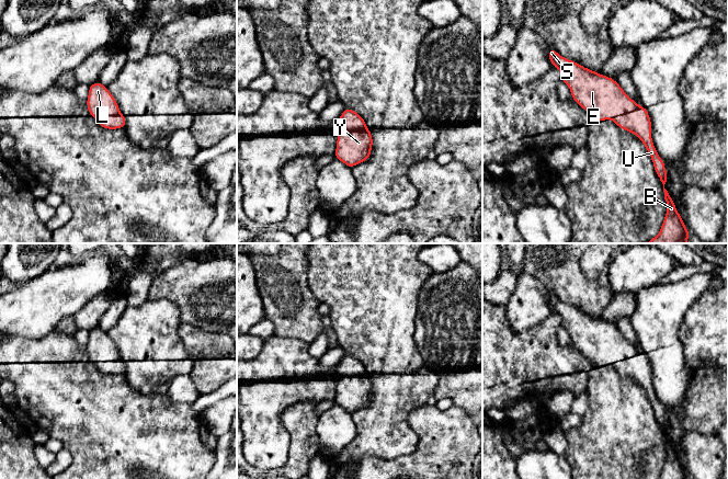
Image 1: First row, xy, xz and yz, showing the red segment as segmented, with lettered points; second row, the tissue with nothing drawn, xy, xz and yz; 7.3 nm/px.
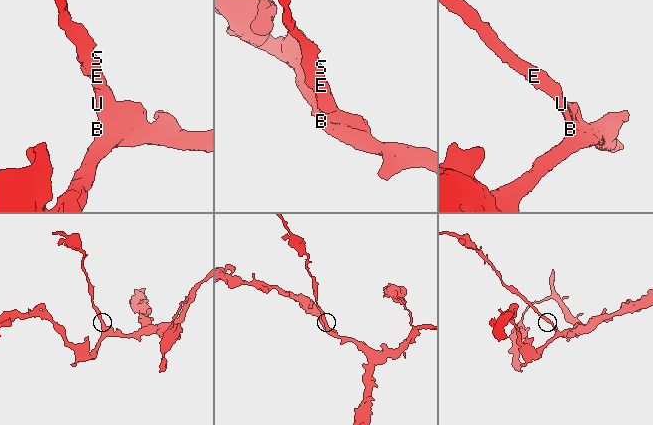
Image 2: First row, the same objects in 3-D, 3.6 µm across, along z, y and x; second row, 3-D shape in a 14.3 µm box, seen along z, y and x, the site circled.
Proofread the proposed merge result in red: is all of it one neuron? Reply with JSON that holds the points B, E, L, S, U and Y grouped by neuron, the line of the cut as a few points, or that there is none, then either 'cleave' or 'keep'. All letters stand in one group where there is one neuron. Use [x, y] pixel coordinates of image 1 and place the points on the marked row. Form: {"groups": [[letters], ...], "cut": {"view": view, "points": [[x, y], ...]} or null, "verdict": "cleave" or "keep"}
{"groups": [["B", "E", "L", "S", "U", "Y"]], "cut": null, "verdict": "keep"}

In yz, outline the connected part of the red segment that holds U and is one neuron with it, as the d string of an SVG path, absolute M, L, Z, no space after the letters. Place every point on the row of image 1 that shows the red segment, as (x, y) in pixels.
M551 47L548 50L548 58L553 67L557 68L560 71L561 81L564 81L569 87L572 100L576 101L584 111L587 111L594 121L613 119L621 129L636 135L645 145L653 162L655 171L663 184L664 199L667 204L667 214L660 228L659 235L650 239L646 243L687 243L687 238L691 235L687 231L684 221L682 220L681 215L675 208L674 201L664 189L664 184L667 182L666 166L663 160L659 157L652 142L651 119L648 115L647 109L638 105L637 102L630 99L613 78L584 68L578 62L560 56Z

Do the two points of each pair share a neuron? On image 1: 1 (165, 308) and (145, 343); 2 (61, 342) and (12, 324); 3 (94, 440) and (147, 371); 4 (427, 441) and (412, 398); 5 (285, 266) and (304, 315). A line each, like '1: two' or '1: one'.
1: one
2: two
3: two
4: two
5: one

